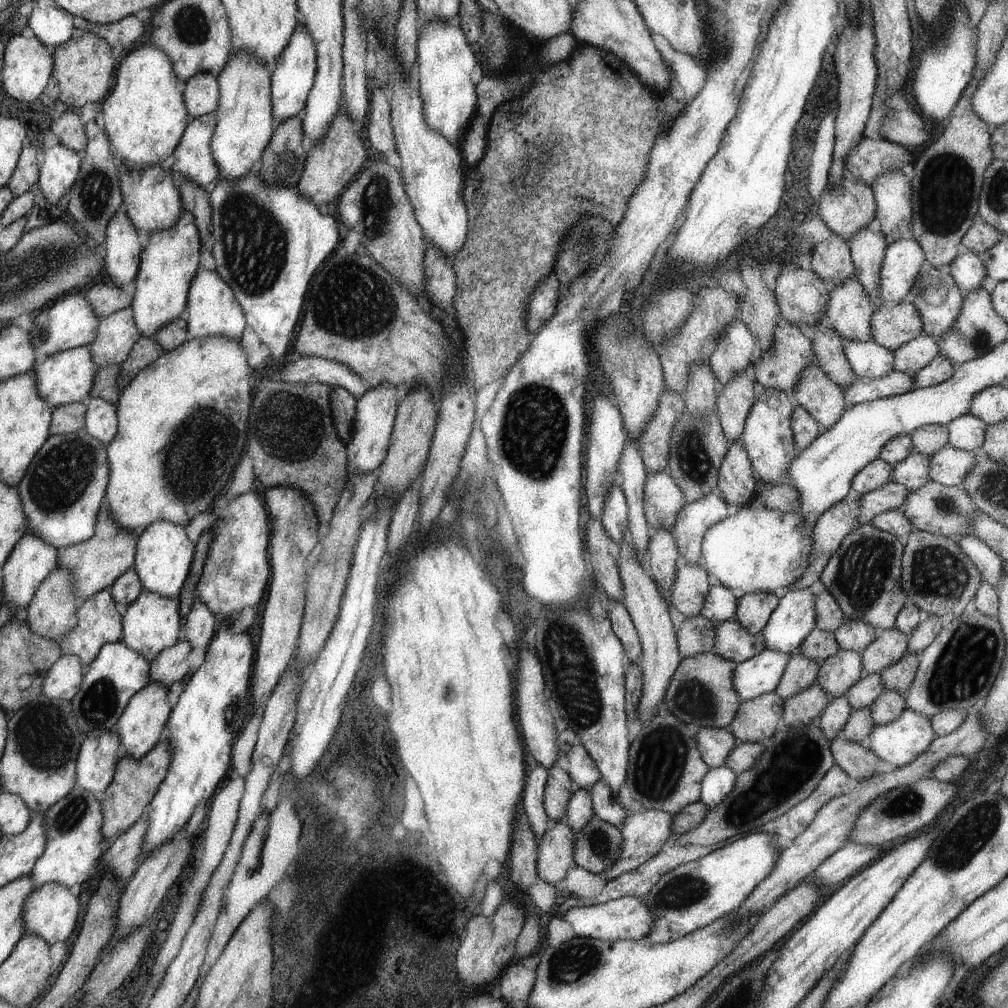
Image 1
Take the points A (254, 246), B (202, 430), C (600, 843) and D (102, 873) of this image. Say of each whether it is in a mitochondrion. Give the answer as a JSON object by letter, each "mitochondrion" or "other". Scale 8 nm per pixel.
{"A":"mitochondrion","B":"mitochondrion","C":"mitochondrion","D":"other"}

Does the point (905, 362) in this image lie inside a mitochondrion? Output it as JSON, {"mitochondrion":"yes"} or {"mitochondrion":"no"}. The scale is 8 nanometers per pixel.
{"mitochondrion":"no"}

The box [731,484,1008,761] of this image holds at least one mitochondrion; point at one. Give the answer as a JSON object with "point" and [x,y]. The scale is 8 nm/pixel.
{"point":[964,667]}

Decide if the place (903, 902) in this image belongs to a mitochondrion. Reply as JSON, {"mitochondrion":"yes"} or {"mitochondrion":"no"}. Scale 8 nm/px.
{"mitochondrion":"no"}

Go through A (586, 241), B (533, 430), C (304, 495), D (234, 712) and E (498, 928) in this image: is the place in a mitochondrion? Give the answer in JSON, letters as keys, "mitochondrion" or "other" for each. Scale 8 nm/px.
{"A":"mitochondrion","B":"mitochondrion","C":"other","D":"mitochondrion","E":"other"}

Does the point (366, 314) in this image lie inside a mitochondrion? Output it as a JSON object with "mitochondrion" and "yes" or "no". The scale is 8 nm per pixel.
{"mitochondrion":"yes"}

